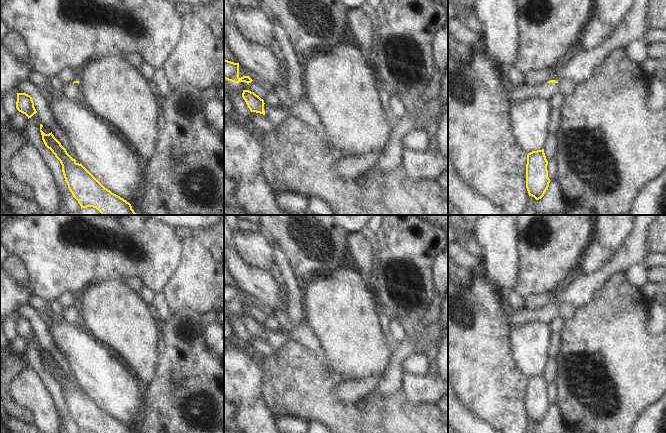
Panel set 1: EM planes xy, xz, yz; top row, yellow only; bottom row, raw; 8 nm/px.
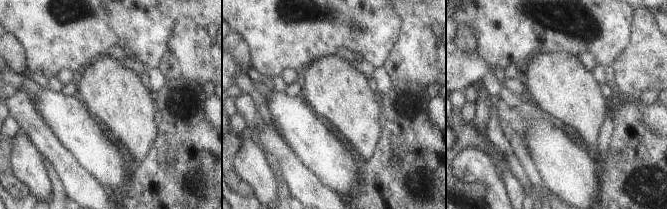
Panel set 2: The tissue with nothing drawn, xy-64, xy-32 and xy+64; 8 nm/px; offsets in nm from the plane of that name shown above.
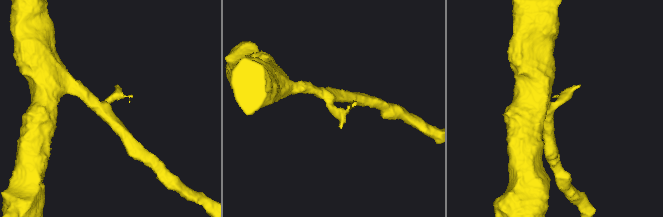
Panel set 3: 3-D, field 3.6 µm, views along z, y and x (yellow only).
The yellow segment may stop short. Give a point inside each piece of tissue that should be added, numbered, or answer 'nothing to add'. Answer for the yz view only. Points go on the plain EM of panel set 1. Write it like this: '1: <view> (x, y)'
1: yz (545, 315).

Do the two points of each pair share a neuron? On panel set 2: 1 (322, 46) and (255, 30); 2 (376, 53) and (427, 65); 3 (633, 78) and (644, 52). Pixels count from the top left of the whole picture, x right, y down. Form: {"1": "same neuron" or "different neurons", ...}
{"1": "same neuron", "2": "different neurons", "3": "same neuron"}

